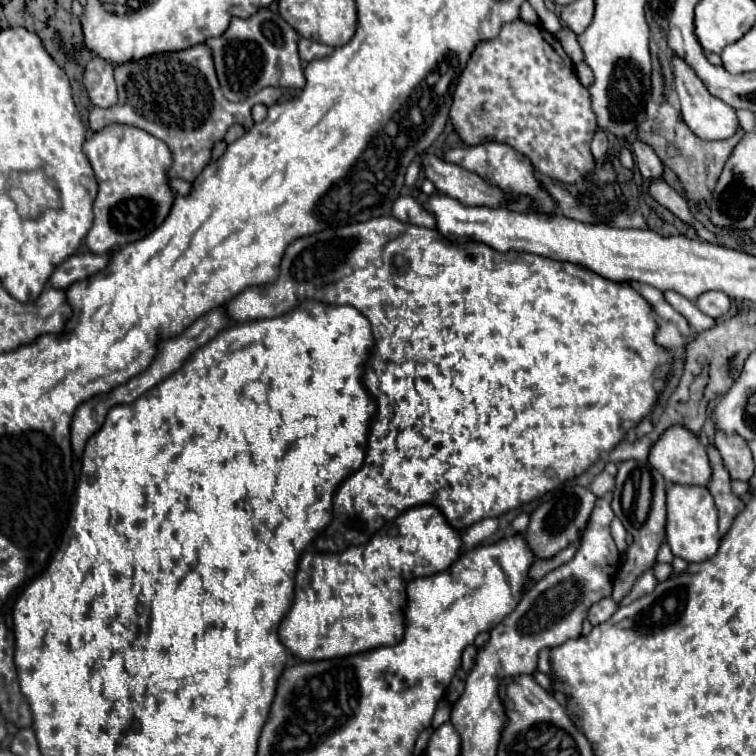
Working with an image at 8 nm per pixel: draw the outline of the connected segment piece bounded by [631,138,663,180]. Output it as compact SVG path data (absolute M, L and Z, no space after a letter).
M637 138L637 140L631 144L631 150L633 150L633 156L635 156L637 168L641 170L641 174L643 174L645 180L651 180L651 178L661 176L663 164L661 164L661 160L657 158L655 150L653 150L649 144L645 144L645 142L641 142L641 140Z

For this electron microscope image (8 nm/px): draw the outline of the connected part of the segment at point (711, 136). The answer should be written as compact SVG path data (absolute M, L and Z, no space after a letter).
M673 58L671 60L673 64L673 74L675 74L675 88L677 88L677 94L679 94L679 104L681 104L681 116L683 116L683 122L689 126L689 130L703 138L703 140L723 140L723 138L731 138L737 130L739 130L739 118L737 118L737 112L727 106L723 100L711 96L703 82L695 76L695 72L691 70L691 66L685 62L685 60L679 60L679 58Z

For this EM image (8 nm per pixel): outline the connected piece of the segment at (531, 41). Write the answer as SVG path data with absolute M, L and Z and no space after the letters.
M523 20L507 22L495 38L483 40L475 46L458 78L449 116L463 142L505 142L525 154L539 174L563 184L581 182L595 164L589 150L589 142L597 126L595 112L591 108L591 94L581 86L575 64L561 48L559 40L537 24L527 24Z

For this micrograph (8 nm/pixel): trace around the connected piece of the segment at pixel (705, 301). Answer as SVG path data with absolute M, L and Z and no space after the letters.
M705 292L697 298L697 306L701 312L705 312L711 318L721 318L729 312L731 300L723 292Z

